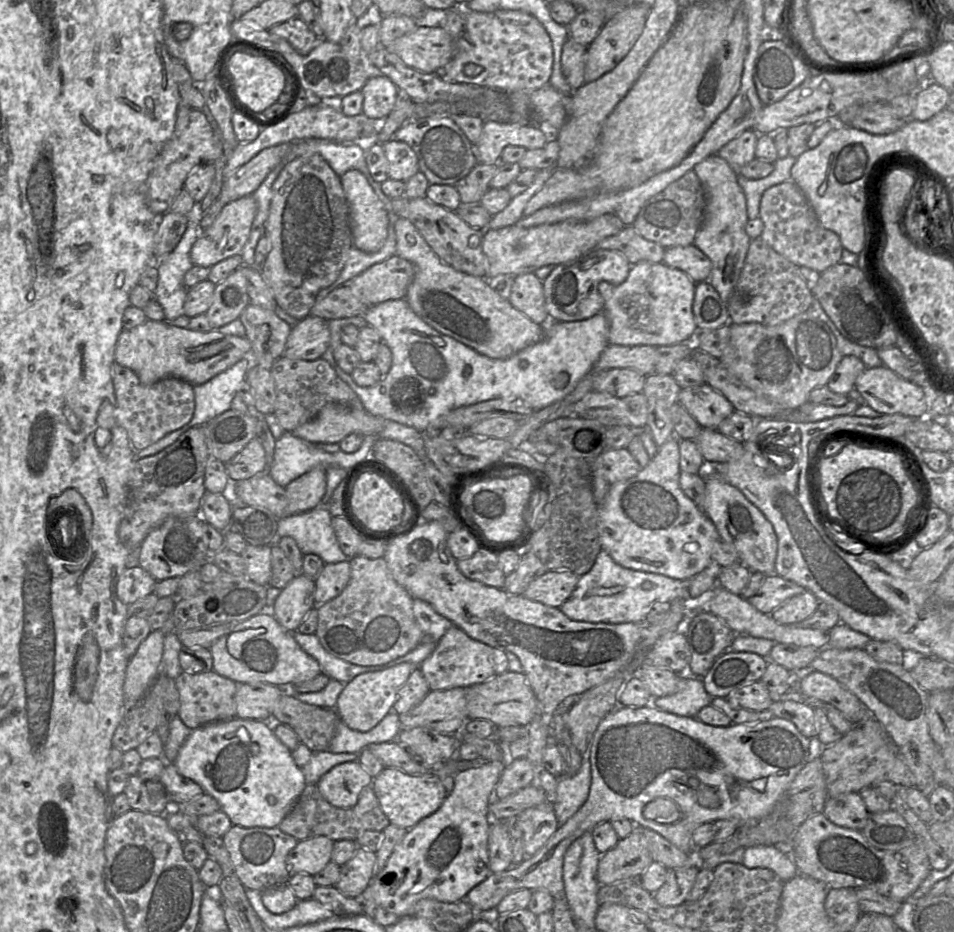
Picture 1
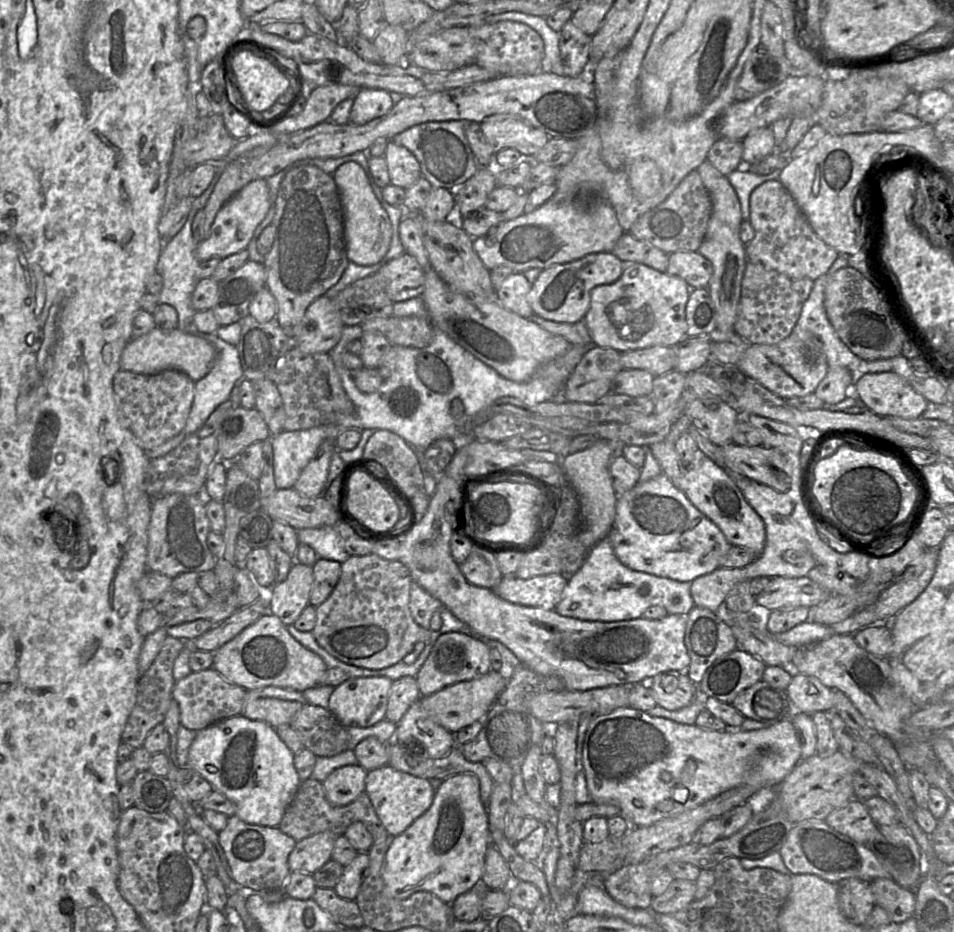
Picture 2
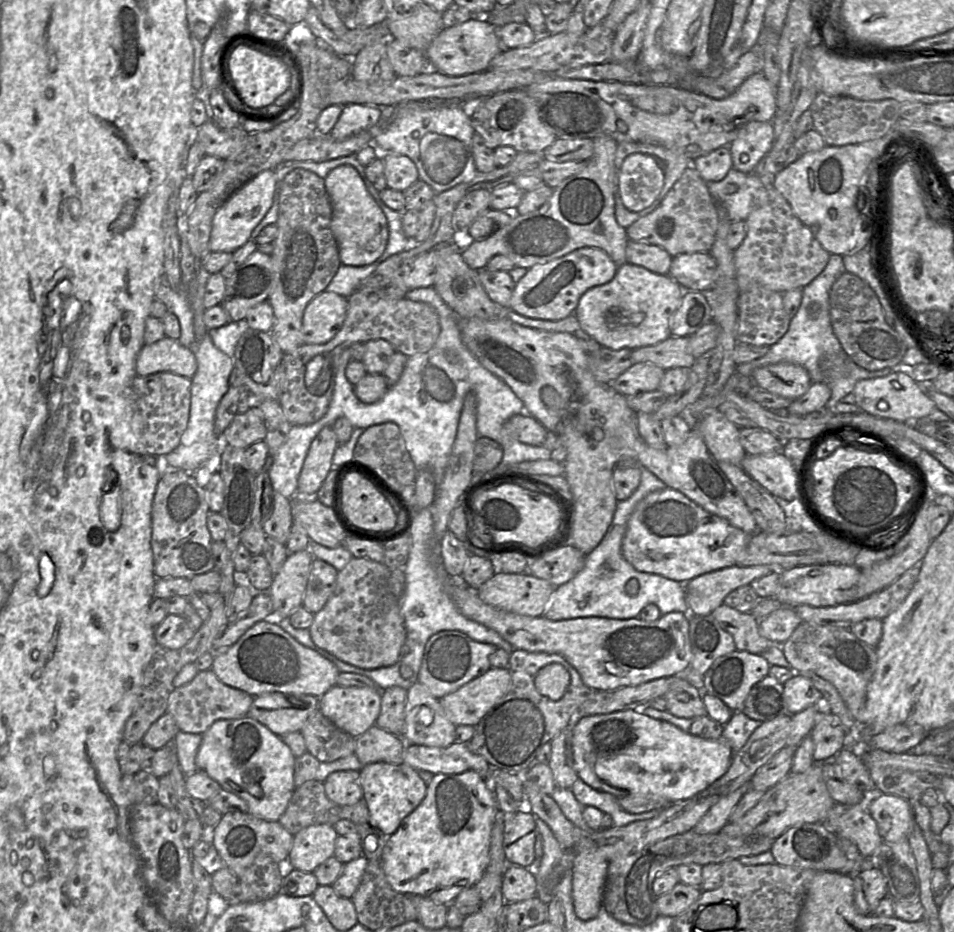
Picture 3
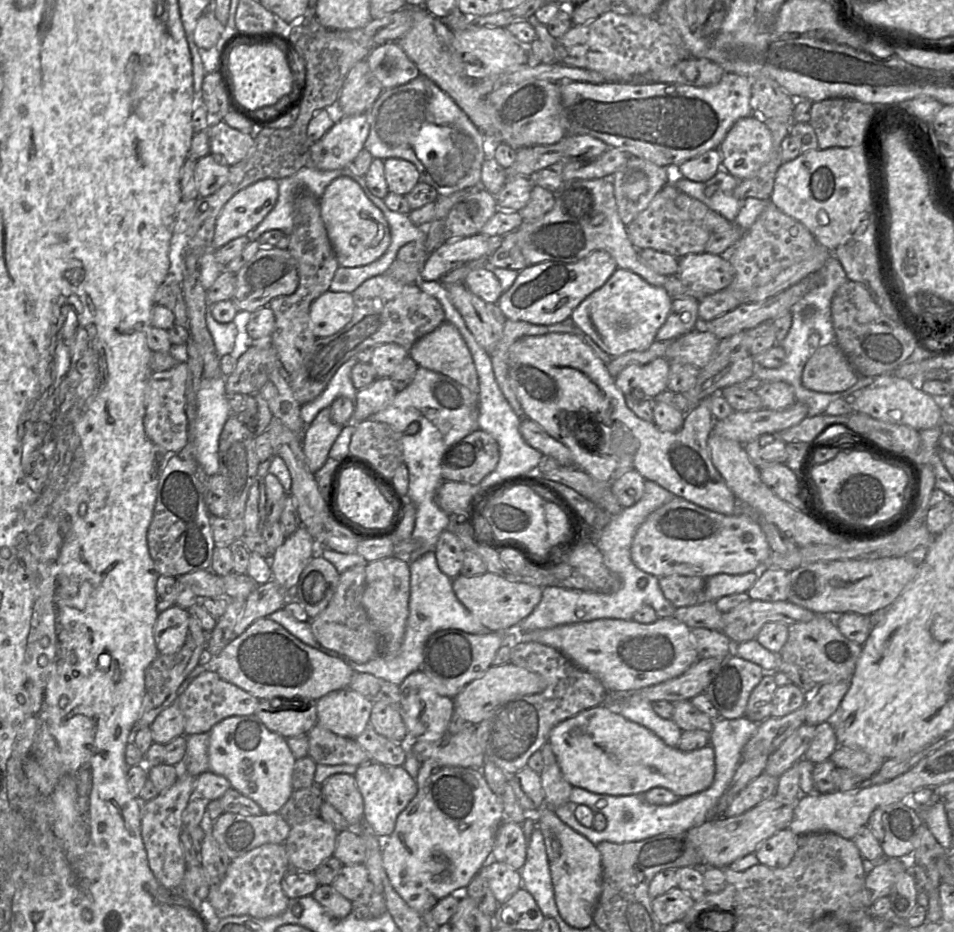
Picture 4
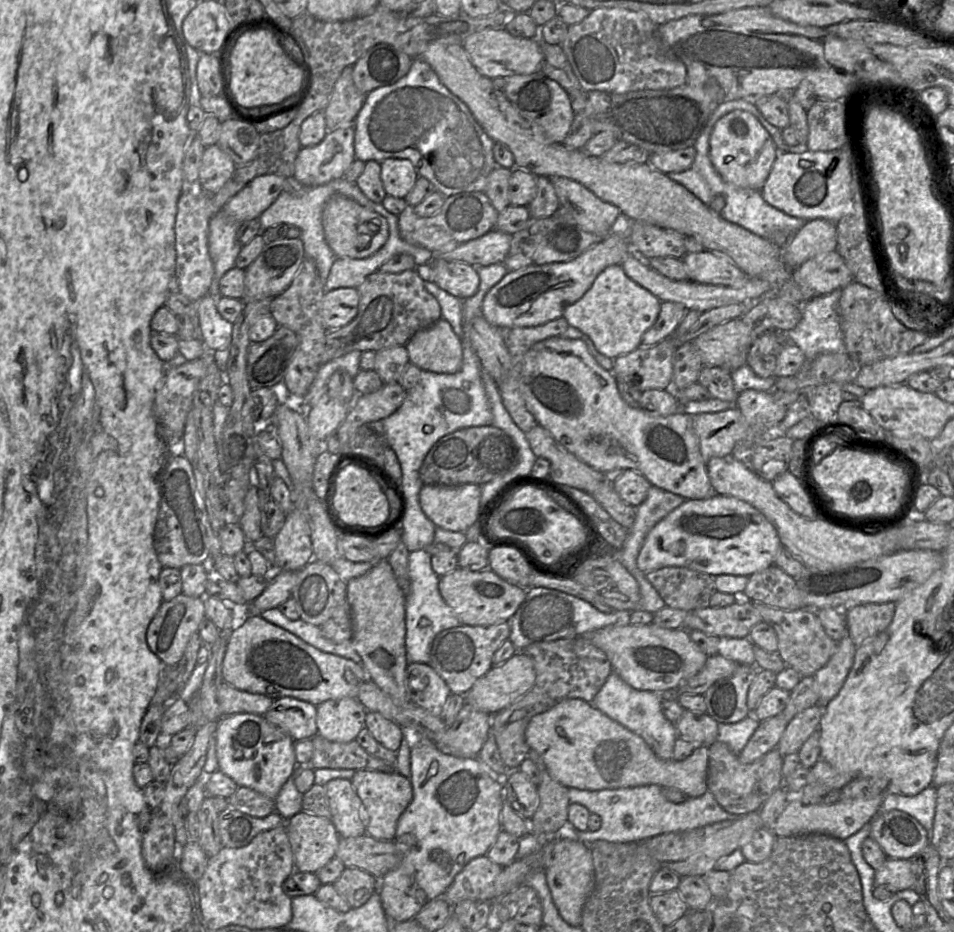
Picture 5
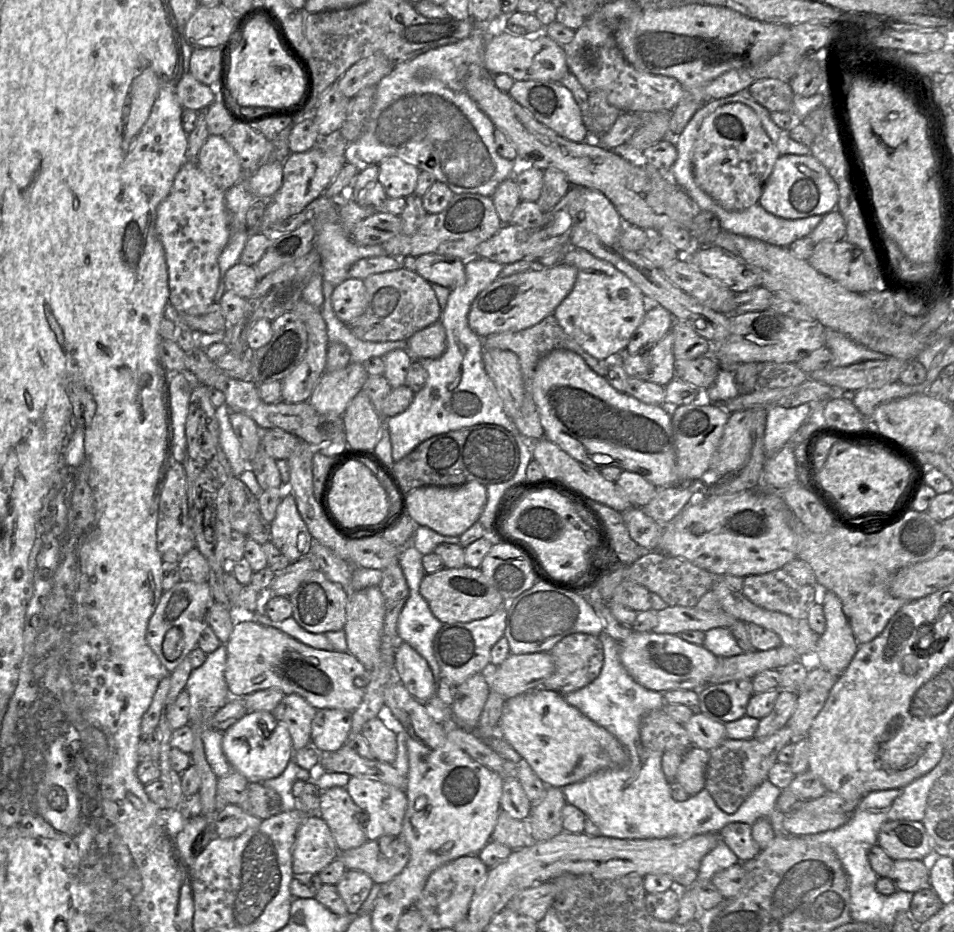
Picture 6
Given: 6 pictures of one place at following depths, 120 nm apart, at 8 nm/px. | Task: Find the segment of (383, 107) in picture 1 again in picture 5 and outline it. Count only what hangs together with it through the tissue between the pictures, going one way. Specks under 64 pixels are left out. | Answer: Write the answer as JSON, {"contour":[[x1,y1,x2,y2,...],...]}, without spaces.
{"contour":[[343,126,327,132,316,146,302,147,295,161,294,180,313,187,342,178,356,159,354,137,354,127]]}

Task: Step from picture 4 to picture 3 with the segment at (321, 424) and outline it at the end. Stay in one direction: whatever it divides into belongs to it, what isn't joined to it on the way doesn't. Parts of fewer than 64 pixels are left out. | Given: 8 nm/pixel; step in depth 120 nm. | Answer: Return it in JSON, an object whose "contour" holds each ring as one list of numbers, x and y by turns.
{"contour":[[325,426,312,441,298,477,296,496,316,497,332,469,332,458,339,445,332,426]]}

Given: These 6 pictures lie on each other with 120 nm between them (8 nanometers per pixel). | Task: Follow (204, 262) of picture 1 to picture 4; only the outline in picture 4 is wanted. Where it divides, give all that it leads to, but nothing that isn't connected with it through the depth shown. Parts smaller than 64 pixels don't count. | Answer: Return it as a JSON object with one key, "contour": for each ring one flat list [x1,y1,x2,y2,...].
{"contour":[[261,179,235,193,221,209,215,223,212,248,247,235,272,210,279,193,278,181]]}

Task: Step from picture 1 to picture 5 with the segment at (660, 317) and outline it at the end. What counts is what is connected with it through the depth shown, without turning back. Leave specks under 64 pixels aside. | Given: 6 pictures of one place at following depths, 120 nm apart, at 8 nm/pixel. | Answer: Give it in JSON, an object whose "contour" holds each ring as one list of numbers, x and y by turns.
{"contour":[[611,265,577,302,564,310,562,317,586,334,601,354,616,359,640,347,641,338,655,323,660,307,661,301,630,279,621,265]]}

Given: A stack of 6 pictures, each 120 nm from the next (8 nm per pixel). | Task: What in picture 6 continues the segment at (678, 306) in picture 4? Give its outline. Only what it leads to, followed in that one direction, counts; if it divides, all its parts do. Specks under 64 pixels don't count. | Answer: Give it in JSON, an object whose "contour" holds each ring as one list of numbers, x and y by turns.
{"contour":[[653,304,646,312,641,324,635,330,623,352,624,355,634,355,648,344,654,344,662,340,671,330,674,318,671,313]]}

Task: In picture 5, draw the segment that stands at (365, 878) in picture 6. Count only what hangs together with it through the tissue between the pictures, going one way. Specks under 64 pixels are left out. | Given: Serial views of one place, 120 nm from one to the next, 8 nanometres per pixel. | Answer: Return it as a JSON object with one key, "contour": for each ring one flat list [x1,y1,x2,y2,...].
{"contour":[[345,868,332,885,352,909,363,906,379,888,374,876,358,868]]}

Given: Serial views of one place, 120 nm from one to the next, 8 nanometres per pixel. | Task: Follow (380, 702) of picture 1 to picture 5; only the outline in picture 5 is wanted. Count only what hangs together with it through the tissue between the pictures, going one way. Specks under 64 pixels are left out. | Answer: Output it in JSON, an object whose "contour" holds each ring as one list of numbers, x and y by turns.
{"contour":[[354,697,325,701,317,706,317,734,331,742,355,741,365,727,367,712]]}

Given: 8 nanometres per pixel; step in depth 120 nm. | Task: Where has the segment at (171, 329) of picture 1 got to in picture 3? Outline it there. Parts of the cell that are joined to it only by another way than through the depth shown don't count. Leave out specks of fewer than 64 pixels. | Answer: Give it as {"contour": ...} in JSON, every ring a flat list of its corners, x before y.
{"contour":[[164,337,140,350,135,365,138,376,171,372,191,379,197,371,195,353,176,339]]}

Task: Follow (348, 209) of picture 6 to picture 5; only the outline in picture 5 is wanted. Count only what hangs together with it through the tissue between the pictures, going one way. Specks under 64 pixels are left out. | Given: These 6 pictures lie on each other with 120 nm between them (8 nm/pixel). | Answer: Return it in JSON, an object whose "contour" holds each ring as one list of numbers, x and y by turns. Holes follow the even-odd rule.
{"contour":[[343,177,332,180,326,184,306,187,293,181,292,187,283,191,278,198,259,217,262,231,278,225,290,224,300,230,300,238,304,244,305,258,312,260,317,268,321,280,325,283,325,292,337,288,358,288,370,274,379,271,379,268,393,256,406,253,413,256,416,265,430,263,435,254,423,247,414,246,405,242,399,233,398,216,388,212,382,203,376,203,368,199,356,182,352,183],[341,194,361,206,382,215,388,222,389,238,384,246,367,258,354,259,349,257,337,257,329,247,324,234,322,214,327,201,334,195]]}

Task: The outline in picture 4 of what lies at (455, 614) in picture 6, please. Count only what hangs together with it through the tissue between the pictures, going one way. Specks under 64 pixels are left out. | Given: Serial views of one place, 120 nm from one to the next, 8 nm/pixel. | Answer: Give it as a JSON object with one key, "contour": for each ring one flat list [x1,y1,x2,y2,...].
{"contour":[[486,572,472,577,458,575,452,580,453,591,461,604,490,632,512,633,532,613,542,598,543,588,511,582]]}

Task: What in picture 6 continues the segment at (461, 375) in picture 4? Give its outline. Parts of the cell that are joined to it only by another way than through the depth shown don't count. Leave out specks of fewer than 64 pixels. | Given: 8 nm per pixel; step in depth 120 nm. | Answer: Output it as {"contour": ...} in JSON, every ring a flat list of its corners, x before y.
{"contour":[[441,322,416,332,407,340,407,351,413,360,439,358,447,347,446,331]]}

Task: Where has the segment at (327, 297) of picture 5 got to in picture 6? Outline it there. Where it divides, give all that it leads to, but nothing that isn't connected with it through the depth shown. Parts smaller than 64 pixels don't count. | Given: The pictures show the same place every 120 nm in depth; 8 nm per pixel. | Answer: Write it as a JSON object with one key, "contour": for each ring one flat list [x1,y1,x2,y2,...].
{"contour":[[346,279,334,287,331,300,336,316,342,322,350,323,366,309,366,288,363,280]]}

